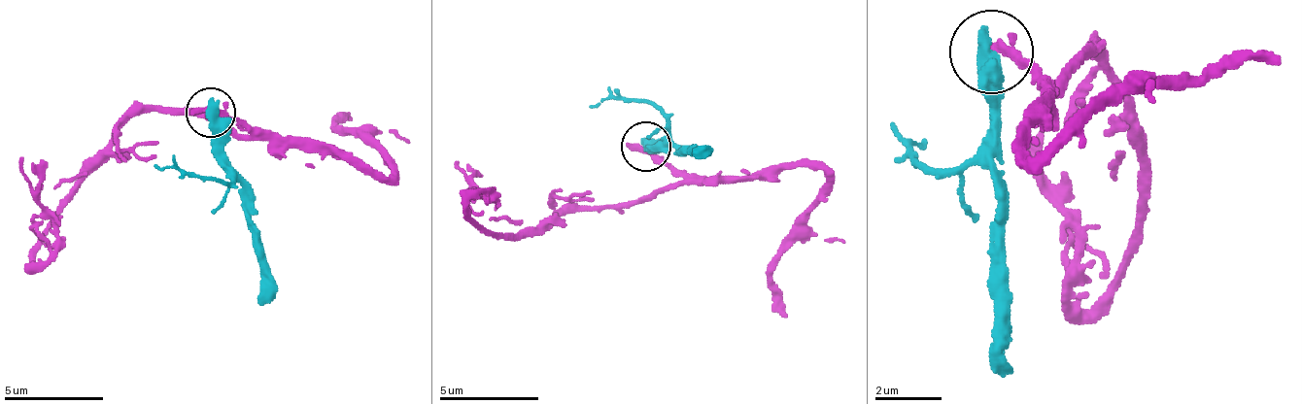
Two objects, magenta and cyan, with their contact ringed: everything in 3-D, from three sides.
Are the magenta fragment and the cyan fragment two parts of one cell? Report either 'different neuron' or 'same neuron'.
different neuron

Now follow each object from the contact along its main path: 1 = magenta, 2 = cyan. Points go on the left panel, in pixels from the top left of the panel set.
1: (209, 114), (239, 128), (180, 109), (140, 109), (41, 237), (31, 227), (41, 208), (21, 158)
2: (209, 114), (215, 158), (239, 183), (258, 257), (258, 307)

